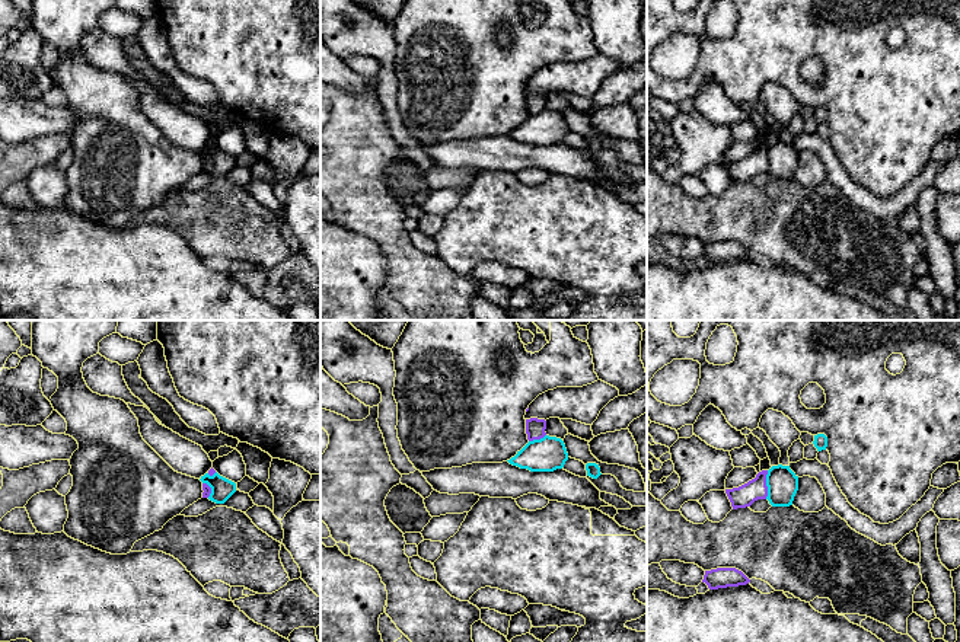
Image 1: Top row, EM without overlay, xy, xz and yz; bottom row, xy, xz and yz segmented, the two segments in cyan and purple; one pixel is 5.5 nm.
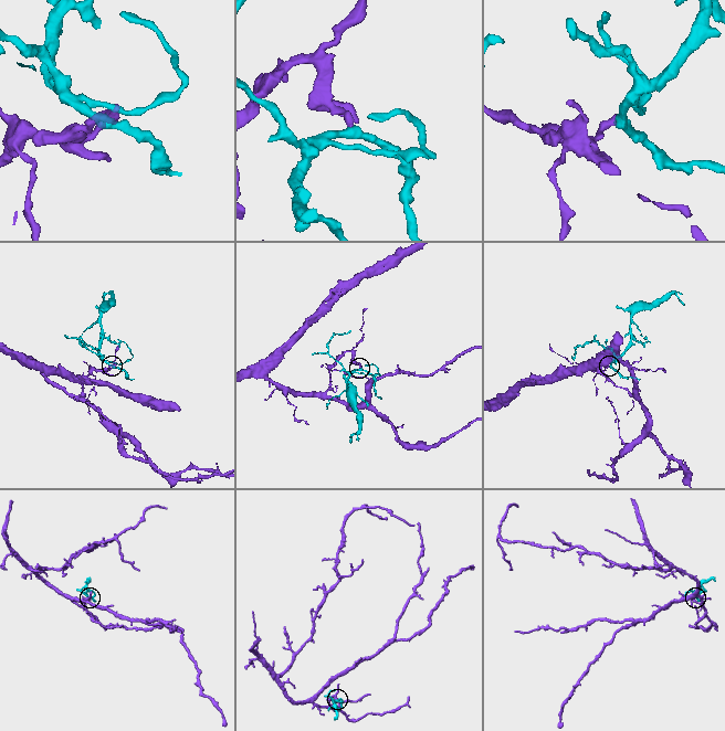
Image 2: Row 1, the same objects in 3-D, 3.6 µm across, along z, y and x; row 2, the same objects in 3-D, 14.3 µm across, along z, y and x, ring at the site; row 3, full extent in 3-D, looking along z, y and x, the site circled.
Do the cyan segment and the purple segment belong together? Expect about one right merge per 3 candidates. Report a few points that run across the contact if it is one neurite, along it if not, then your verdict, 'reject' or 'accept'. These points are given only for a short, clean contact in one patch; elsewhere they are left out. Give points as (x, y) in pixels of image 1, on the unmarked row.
yz (768, 144), (765, 172) | reject

